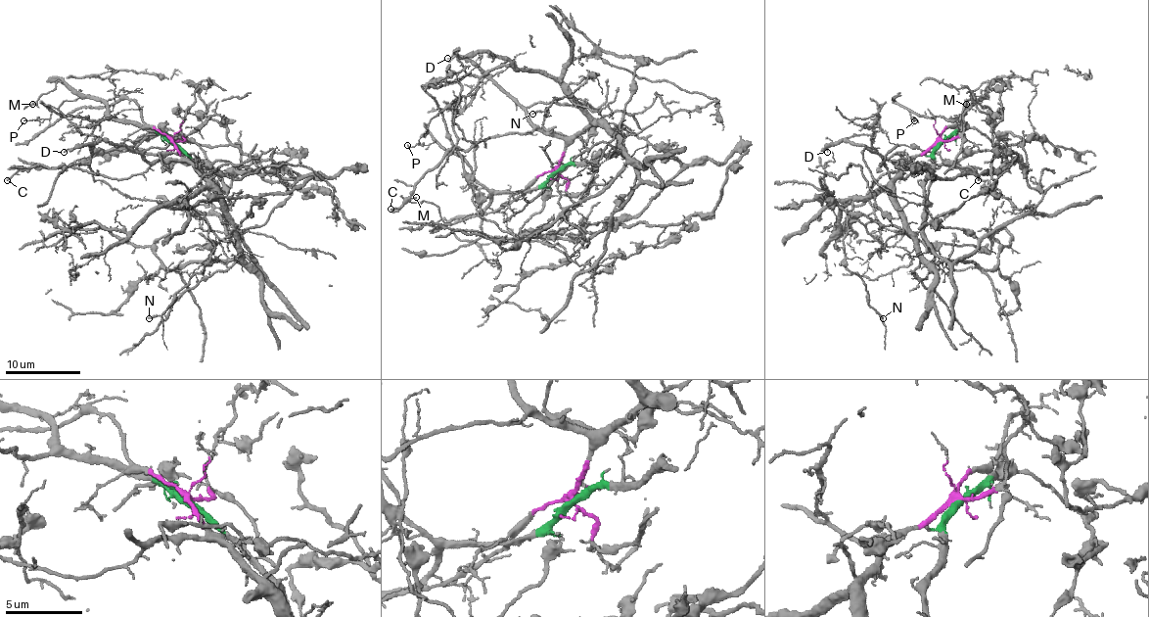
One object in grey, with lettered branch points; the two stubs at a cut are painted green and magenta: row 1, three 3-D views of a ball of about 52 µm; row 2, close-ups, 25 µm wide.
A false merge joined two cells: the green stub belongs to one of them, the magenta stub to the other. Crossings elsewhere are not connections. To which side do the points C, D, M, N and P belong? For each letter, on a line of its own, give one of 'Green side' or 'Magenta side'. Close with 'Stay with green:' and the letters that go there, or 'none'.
C: Magenta side
D: Magenta side
M: Green side
N: Magenta side
P: Green side
Stay with green: M, P

